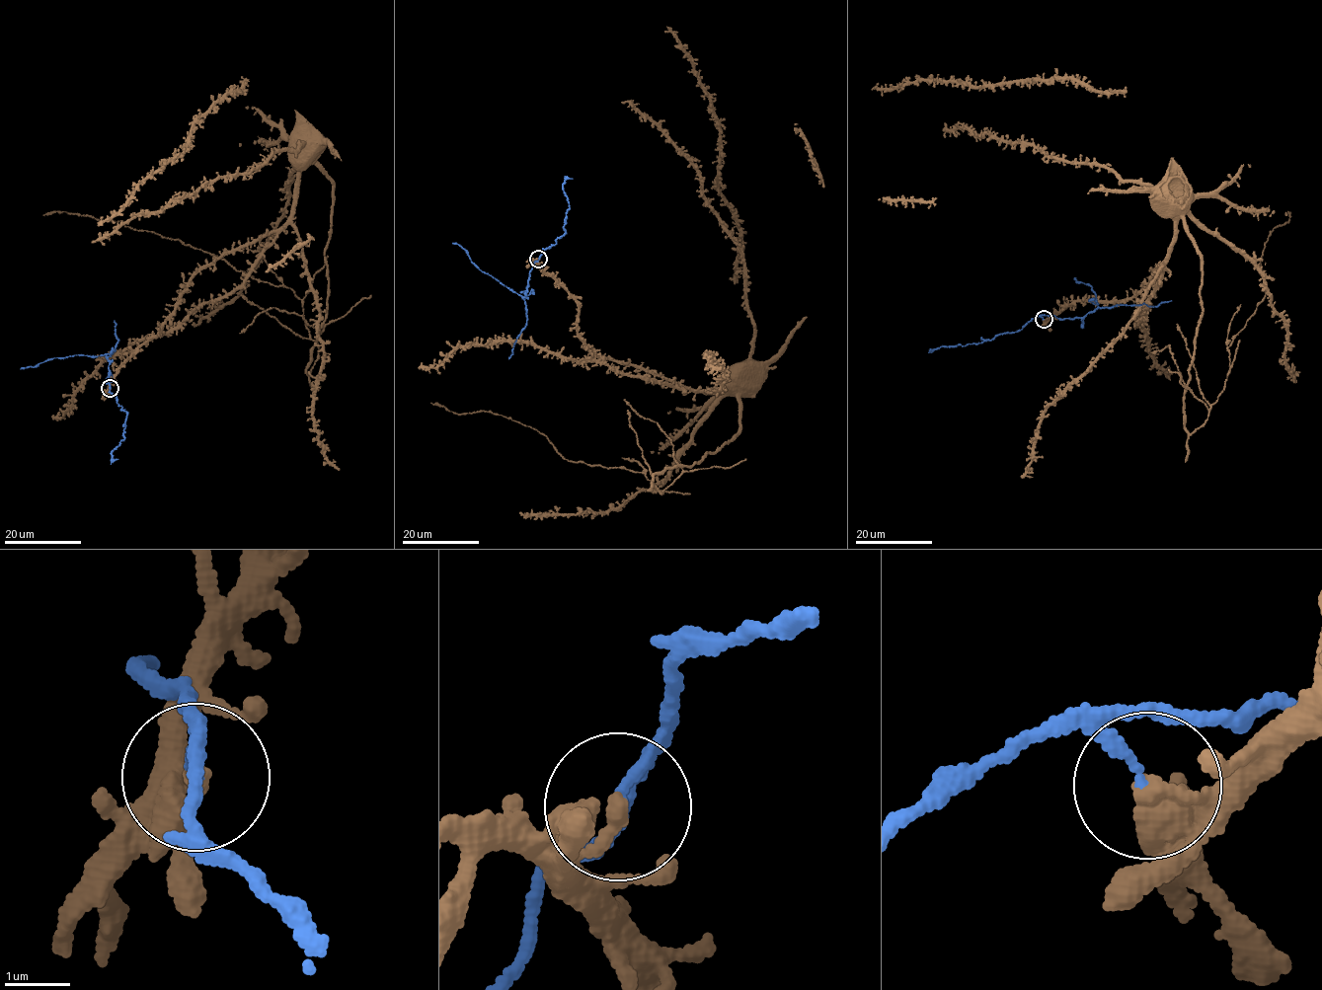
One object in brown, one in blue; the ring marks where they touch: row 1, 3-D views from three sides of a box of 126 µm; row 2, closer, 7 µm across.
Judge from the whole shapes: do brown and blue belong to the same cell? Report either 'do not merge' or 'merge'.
do not merge

